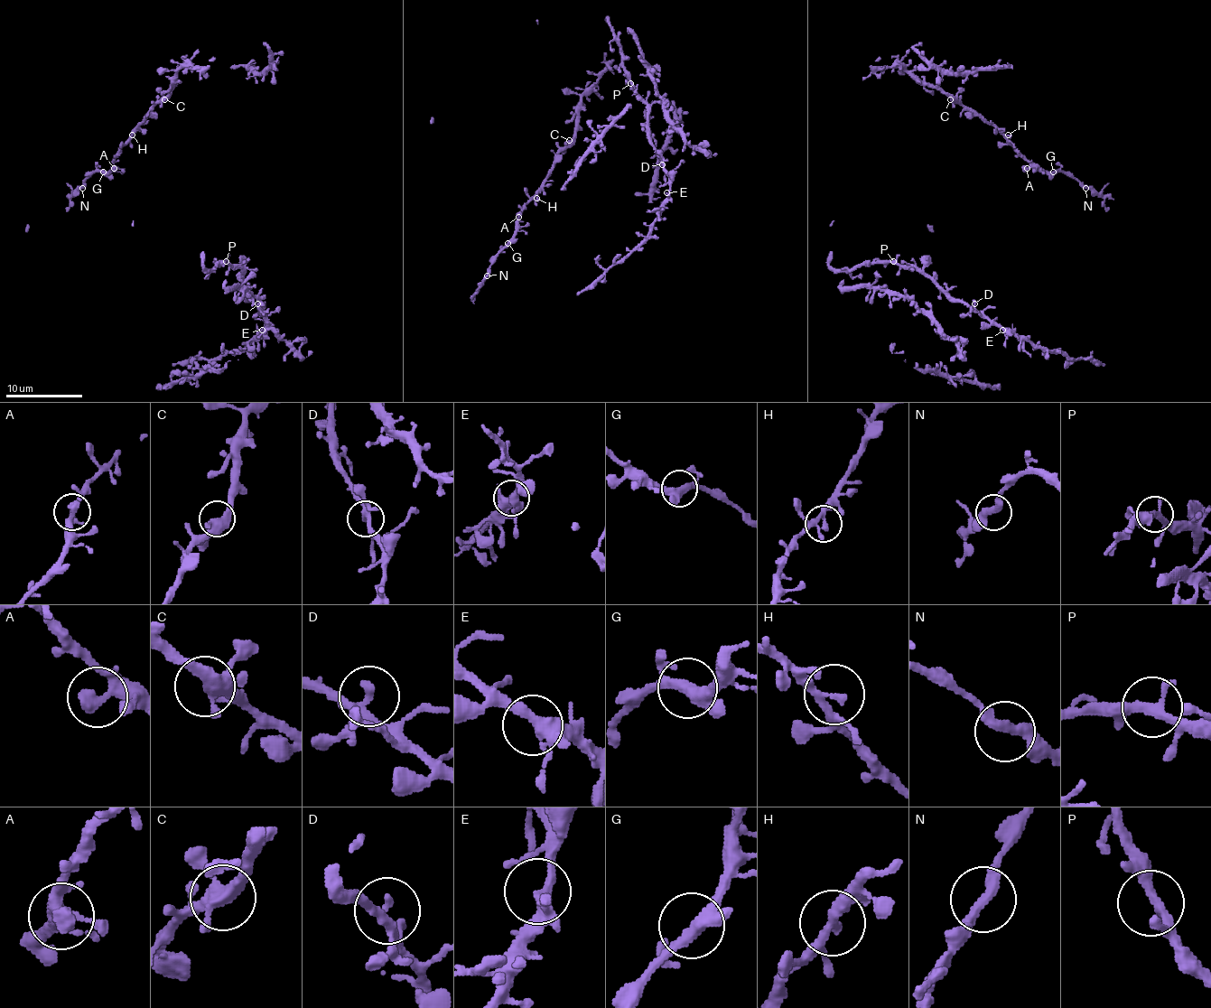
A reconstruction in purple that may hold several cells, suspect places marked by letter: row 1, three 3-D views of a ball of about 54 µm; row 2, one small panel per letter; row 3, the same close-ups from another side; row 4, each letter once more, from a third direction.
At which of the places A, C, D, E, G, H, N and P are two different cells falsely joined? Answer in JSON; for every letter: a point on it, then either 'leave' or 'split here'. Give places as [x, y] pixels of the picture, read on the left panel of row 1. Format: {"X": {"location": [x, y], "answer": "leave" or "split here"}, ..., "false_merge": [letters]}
{"A": {"location": [114, 168], "answer": "leave"}, "C": {"location": [164, 99], "answer": "leave"}, "D": {"location": [257, 303], "answer": "leave"}, "E": {"location": [262, 330], "answer": "leave"}, "G": {"location": [103, 172], "answer": "leave"}, "H": {"location": [132, 135], "answer": "leave"}, "N": {"location": [82, 188], "answer": "leave"}, "P": {"location": [226, 261], "answer": "leave"}, "false_merge": []}

